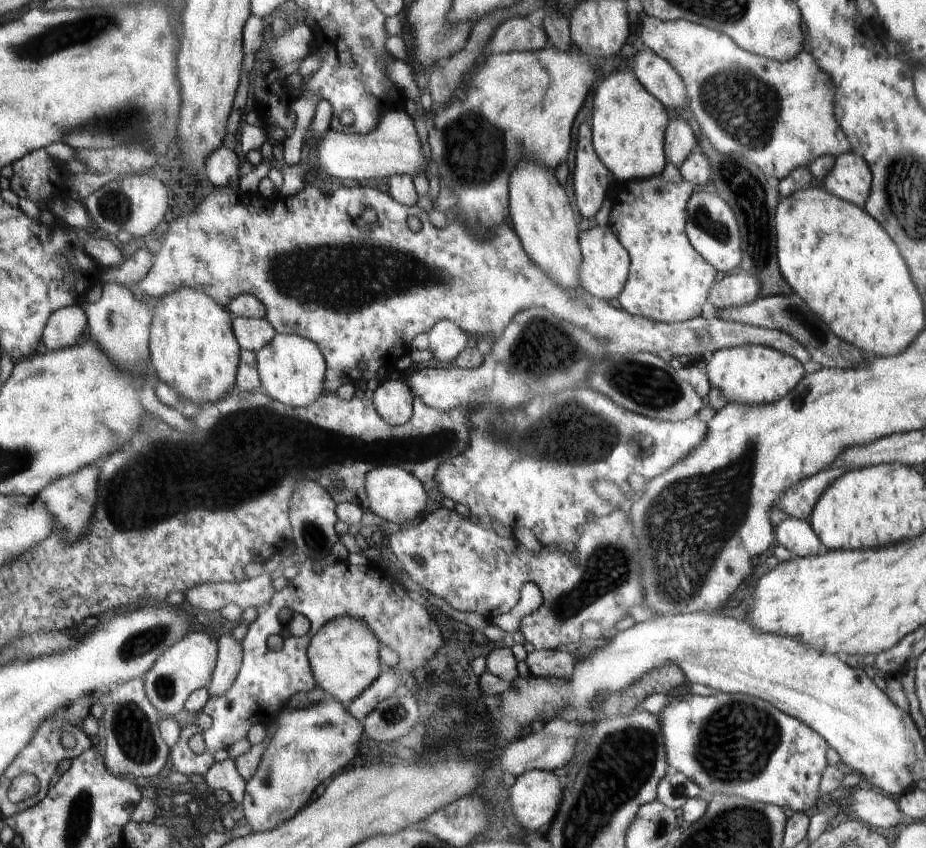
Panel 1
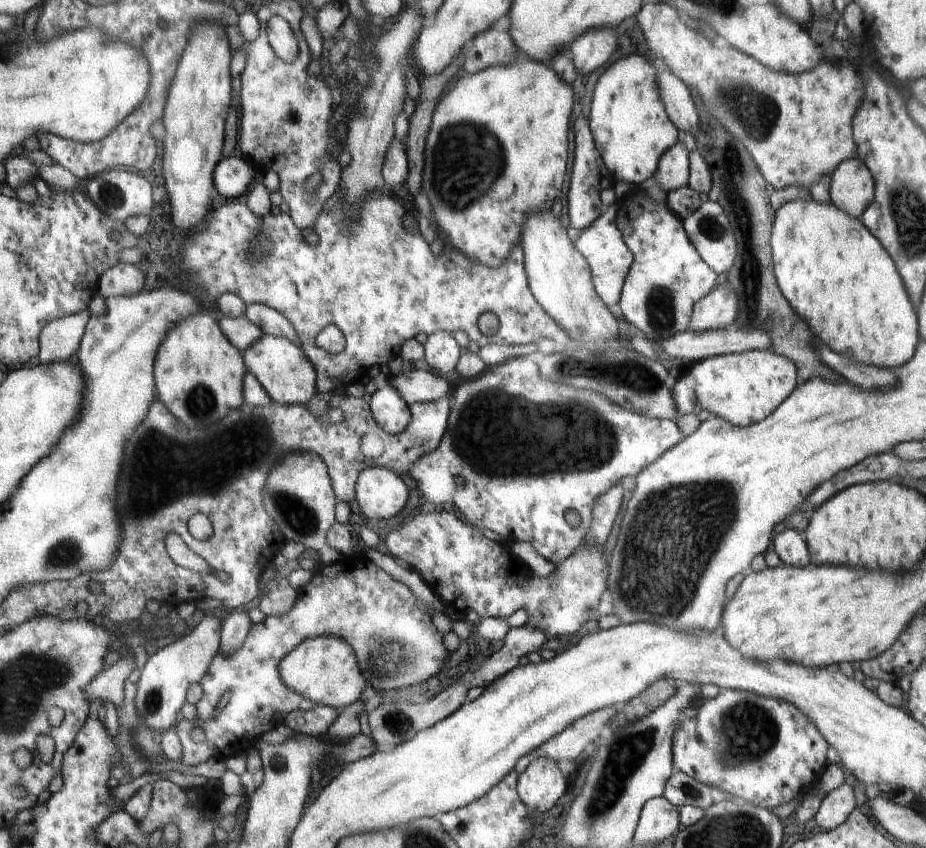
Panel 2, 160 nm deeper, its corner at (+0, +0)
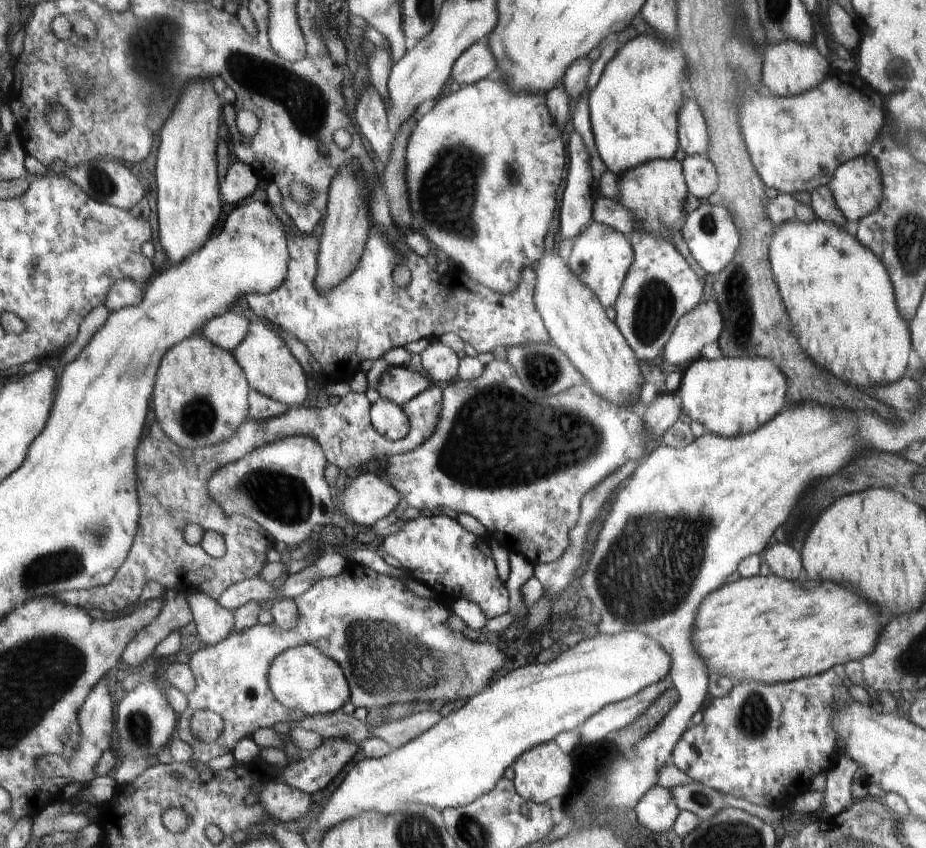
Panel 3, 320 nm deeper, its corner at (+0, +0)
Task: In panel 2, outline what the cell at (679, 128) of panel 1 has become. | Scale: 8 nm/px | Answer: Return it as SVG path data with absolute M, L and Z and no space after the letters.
M681 143L674 145L673 148L664 153L654 176L658 186L666 194L689 184L688 152L686 152L686 148Z

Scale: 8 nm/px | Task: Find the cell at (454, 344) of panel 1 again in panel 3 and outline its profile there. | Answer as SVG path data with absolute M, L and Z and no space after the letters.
M438 340L432 341L421 353L421 362L428 378L434 380L435 384L445 386L452 383L450 378L456 376L458 356Z

